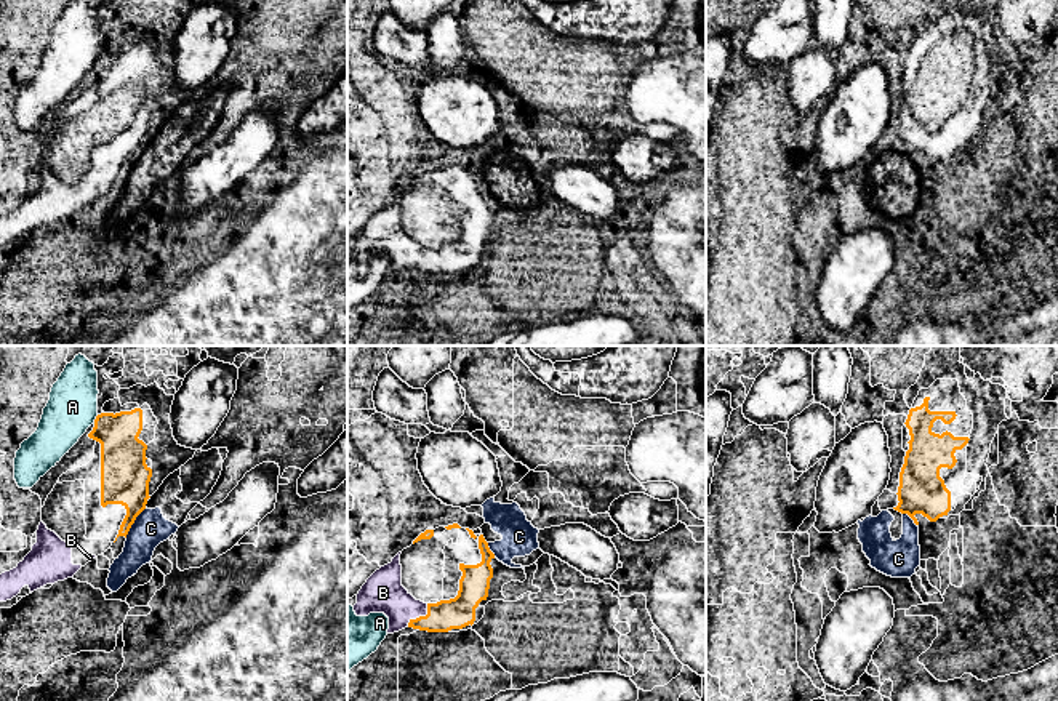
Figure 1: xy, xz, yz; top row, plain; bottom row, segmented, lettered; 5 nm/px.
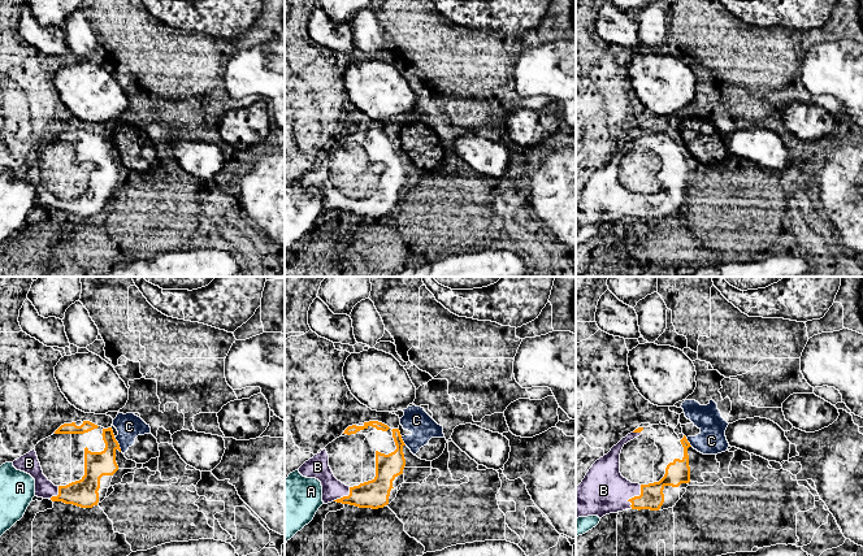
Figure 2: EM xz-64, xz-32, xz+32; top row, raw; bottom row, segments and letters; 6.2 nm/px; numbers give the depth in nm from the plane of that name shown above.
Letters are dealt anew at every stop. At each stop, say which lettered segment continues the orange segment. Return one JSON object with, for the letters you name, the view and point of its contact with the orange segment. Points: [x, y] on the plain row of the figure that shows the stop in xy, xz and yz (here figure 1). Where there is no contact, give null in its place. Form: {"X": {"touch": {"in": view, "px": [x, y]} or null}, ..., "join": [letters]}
{"B": {"touch": {"in": "xz", "px": [420, 258]}}, "join": ["B"]}

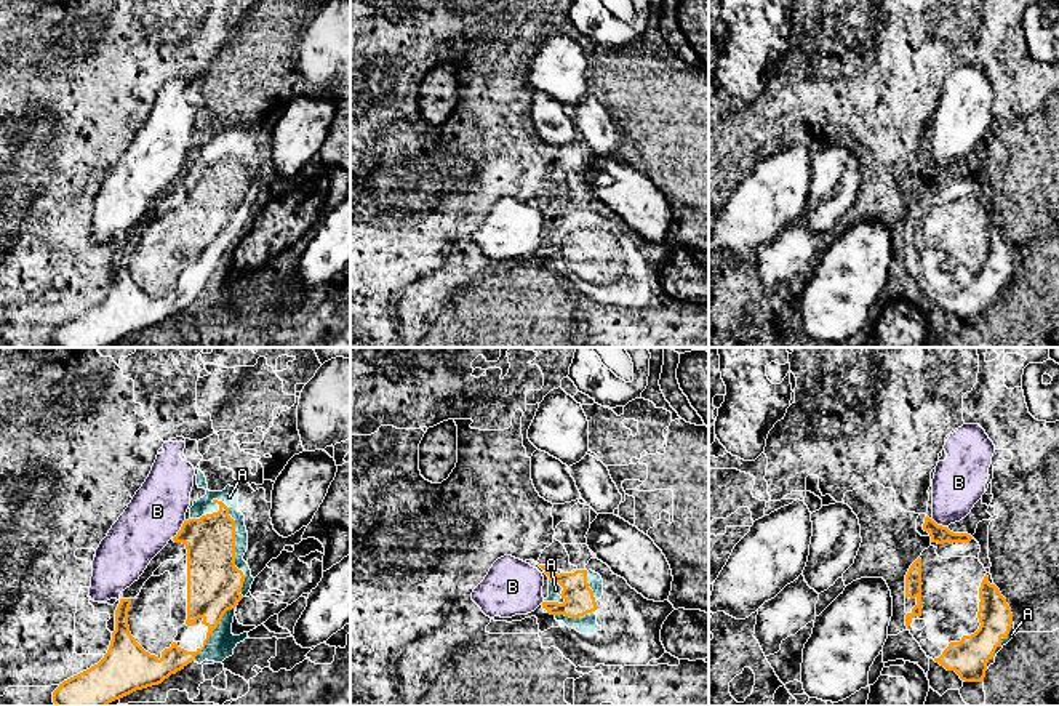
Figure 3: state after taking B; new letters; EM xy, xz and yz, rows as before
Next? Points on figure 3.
{"A": {"touch": {"in": "xy", "px": [234, 186]}}, "join": ["A"]}

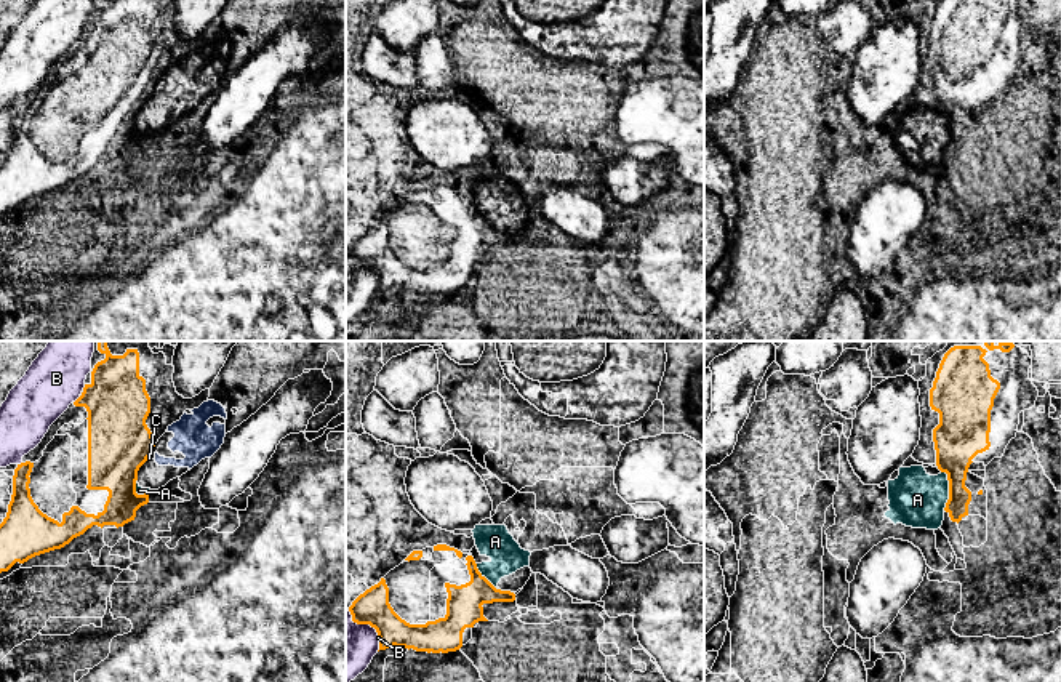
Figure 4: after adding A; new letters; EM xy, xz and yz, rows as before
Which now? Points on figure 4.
{"join": []}

